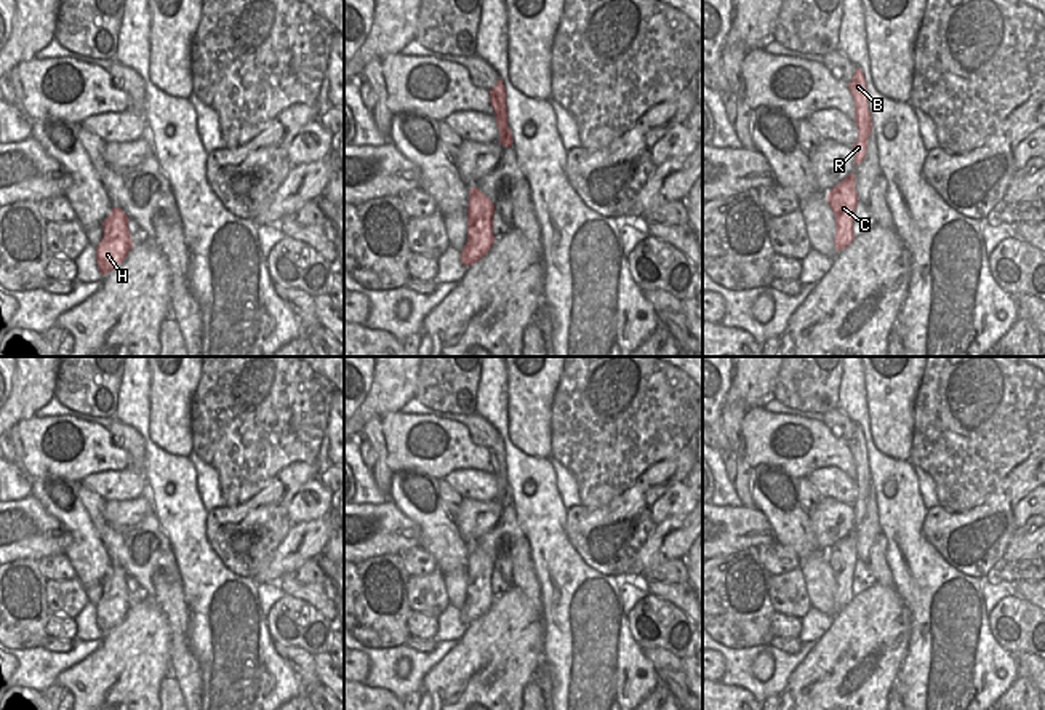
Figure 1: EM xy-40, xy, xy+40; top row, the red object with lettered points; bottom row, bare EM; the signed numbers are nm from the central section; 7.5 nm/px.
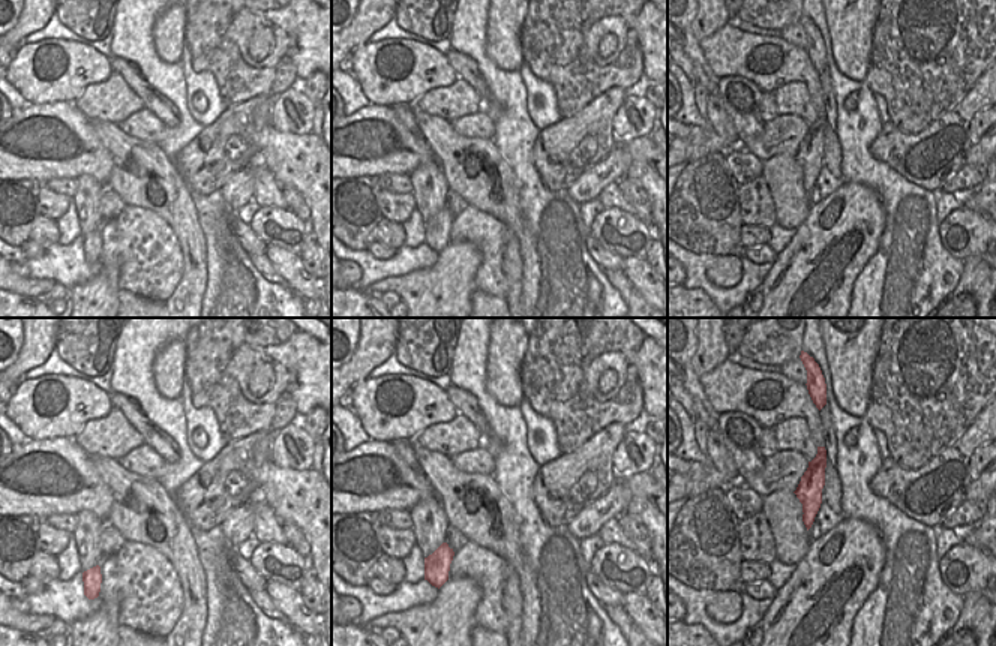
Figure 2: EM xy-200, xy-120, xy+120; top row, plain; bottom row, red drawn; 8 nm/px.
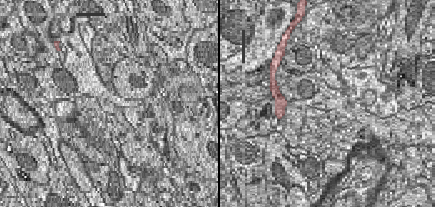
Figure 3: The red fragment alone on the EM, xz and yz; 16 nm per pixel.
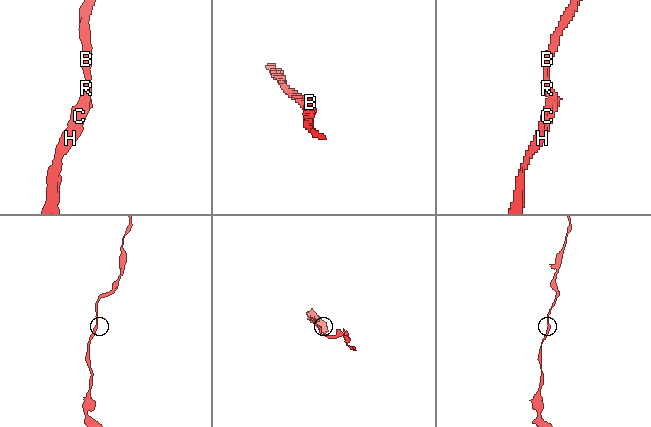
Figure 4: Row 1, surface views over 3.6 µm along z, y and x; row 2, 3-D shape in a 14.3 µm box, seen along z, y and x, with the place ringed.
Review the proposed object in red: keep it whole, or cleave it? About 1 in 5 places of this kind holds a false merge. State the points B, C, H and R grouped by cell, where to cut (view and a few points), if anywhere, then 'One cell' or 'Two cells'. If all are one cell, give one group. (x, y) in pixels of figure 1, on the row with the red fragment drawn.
Groups: B C H R. No split. One cell.

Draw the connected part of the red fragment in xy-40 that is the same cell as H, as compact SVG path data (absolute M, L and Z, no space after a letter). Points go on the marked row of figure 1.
M110 209L110 214L102 222L102 238L96 246L96 264L102 275L107 275L123 262L133 246L128 232L128 216L120 209Z

